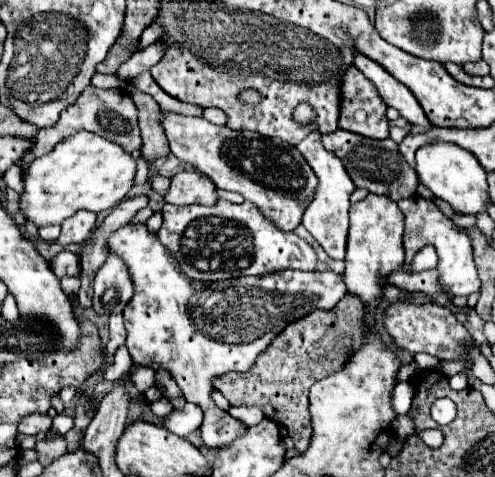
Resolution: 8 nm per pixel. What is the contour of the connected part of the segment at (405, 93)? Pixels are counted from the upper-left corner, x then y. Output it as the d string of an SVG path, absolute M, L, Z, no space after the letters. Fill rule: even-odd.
M355 54L355 62L353 62L369 80L375 82L381 98L387 102L387 106L393 106L395 110L399 110L399 114L403 118L407 118L413 126L419 128L431 128L431 122L427 122L427 116L423 114L423 108L419 106L419 102L413 98L411 90L407 86L403 86L401 82L397 82L391 74L387 74L387 70L383 70L383 66L379 66L377 62Z

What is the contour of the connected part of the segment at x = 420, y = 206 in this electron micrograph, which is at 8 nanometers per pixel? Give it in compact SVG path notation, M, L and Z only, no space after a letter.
M411 196L405 200L397 202L403 216L405 216L405 236L403 236L403 246L405 246L405 262L413 258L413 254L425 246L433 244L437 254L439 254L439 278L447 294L451 296L469 296L479 290L479 276L477 276L477 266L473 262L473 246L471 246L471 236L465 232L465 228L455 226L455 222L439 212L439 208L421 196Z

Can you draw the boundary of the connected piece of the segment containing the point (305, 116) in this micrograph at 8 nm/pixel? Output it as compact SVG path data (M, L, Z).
M301 102L299 106L295 106L293 118L295 118L295 122L299 122L299 124L311 124L311 122L317 118L317 114L315 114L315 108L313 108L309 102Z

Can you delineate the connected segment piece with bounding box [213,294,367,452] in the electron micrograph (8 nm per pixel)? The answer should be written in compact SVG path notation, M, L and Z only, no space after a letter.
M345 294L335 310L315 310L315 314L299 318L299 322L291 322L257 358L249 372L223 374L223 378L215 378L213 386L229 400L231 406L261 408L267 418L289 430L289 438L297 452L305 452L313 432L309 418L309 388L317 380L341 370L351 354L367 342L363 314L363 302L353 294Z

